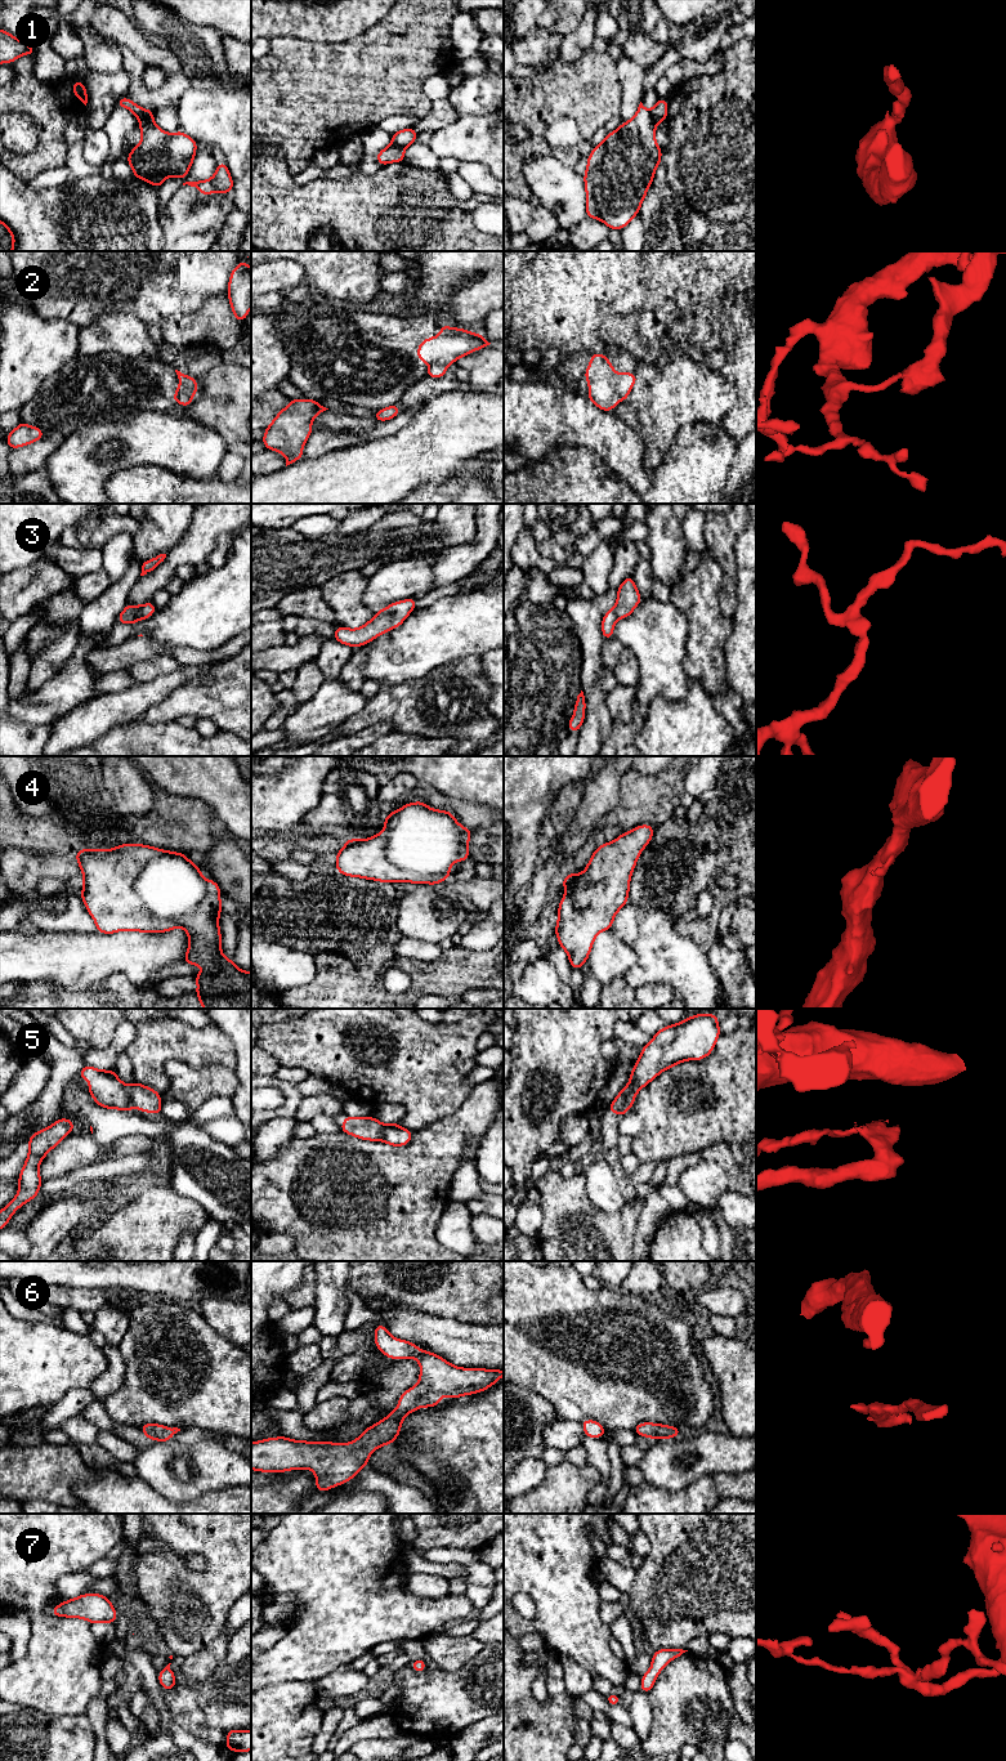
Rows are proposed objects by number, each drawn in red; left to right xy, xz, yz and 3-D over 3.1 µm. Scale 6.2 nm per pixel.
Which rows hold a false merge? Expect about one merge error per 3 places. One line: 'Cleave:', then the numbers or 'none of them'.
Cleave: 1, 2, 5

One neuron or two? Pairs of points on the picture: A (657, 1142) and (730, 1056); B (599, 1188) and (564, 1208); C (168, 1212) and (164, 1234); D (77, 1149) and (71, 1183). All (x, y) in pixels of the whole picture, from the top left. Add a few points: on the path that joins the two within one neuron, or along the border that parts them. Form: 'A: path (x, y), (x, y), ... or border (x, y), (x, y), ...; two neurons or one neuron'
A: path (685, 1114), (715, 1111), (729, 1093), (729, 1085); one neuron
B: border (581, 1172), (588, 1198), (597, 1207), (611, 1214); two neurons
C: path (168, 1218), (169, 1221), (164, 1229); one neuron
D: border (102, 1161), (79, 1166), (45, 1181); two neurons

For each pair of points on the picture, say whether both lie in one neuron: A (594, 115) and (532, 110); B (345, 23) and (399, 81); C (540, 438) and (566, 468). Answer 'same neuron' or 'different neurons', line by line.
A: same neuron
B: different neurons
C: different neurons

